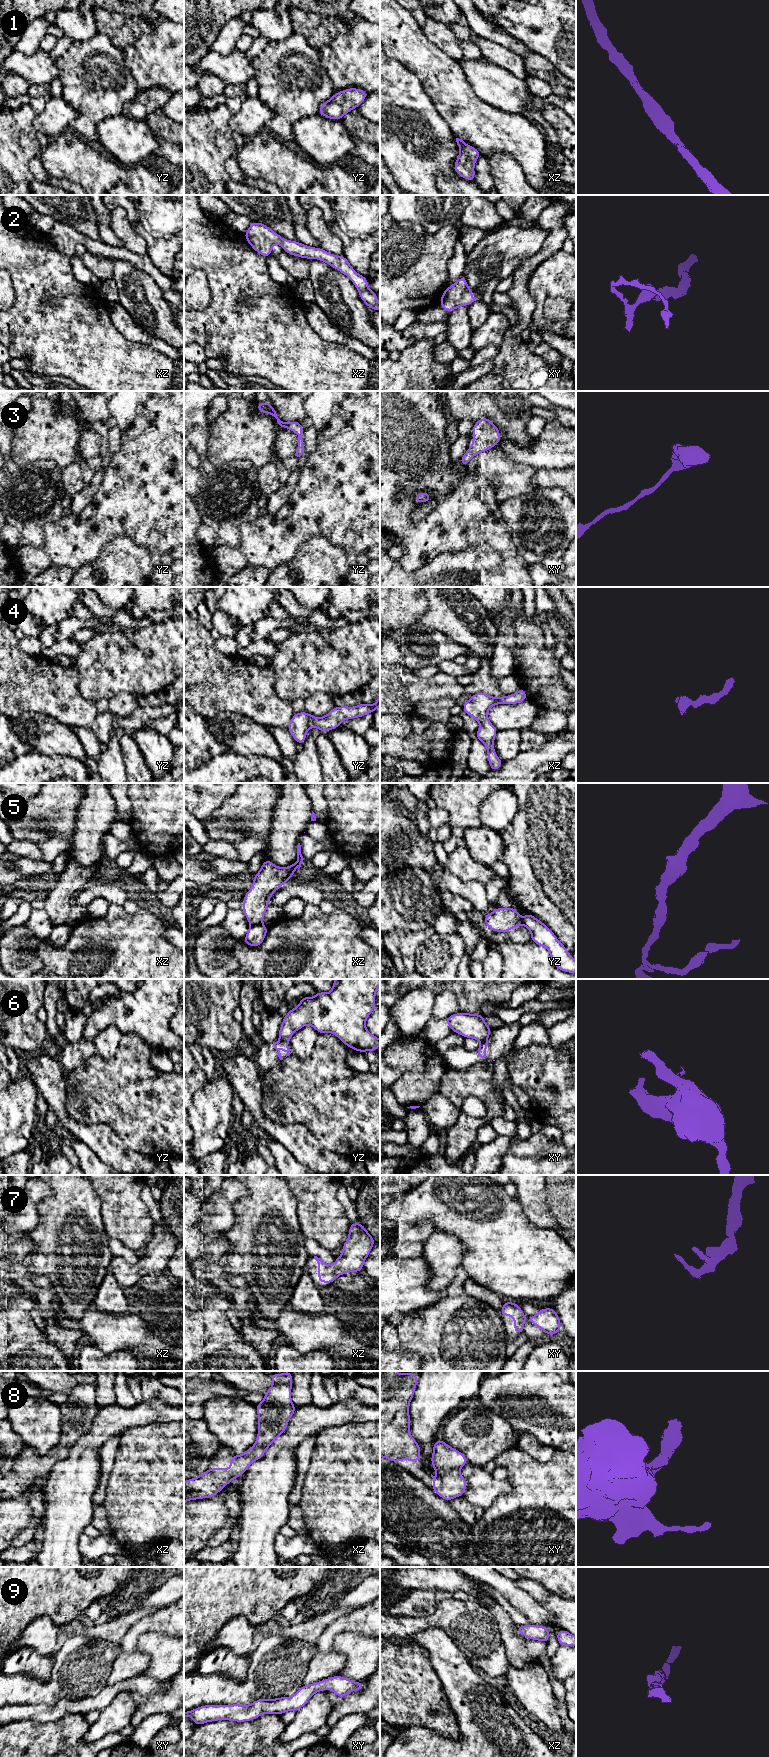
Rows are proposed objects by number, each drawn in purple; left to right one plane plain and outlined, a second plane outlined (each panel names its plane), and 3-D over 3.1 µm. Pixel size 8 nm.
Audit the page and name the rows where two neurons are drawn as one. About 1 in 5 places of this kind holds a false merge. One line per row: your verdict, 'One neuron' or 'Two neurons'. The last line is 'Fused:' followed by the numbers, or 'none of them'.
1: One neuron
2: One neuron
3: One neuron
4: One neuron
5: Two neurons
6: Two neurons
7: One neuron
8: One neuron
9: One neuron
Fused: 5, 6

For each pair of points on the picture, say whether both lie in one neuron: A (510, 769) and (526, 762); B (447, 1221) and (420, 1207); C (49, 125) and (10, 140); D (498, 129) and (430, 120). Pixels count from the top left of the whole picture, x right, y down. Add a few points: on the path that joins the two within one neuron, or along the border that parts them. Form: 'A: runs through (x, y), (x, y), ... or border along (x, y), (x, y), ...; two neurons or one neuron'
A: runs through (514, 769), (519, 769), (522, 766); one neuron
B: runs through (440, 1214), (433, 1207), (427, 1207); one neuron
C: border along (36, 115), (34, 126), (38, 130); two neurons
D: border along (433, 102), (436, 111), (456, 137); two neurons

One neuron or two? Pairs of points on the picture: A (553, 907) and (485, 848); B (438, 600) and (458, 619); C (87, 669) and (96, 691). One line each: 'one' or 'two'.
A: two
B: one
C: one

